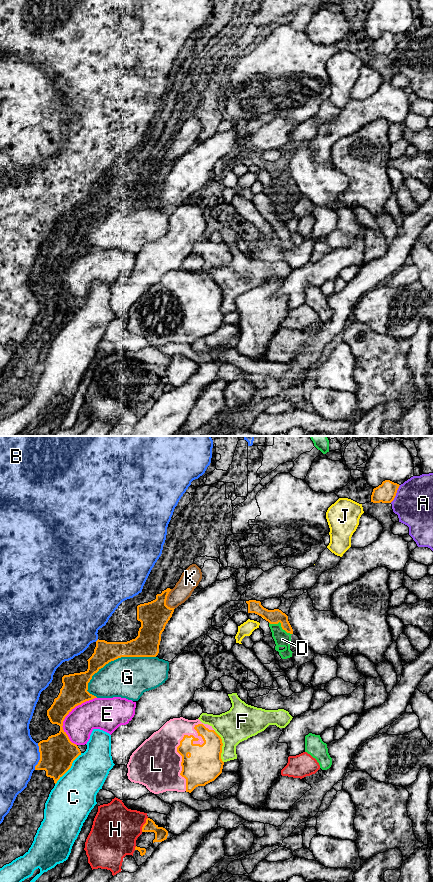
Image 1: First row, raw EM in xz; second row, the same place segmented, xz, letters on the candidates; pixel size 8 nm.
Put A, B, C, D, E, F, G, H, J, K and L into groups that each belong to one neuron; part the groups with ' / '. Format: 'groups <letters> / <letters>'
groups A / B / C / D K / E / F / G / H / J / L

